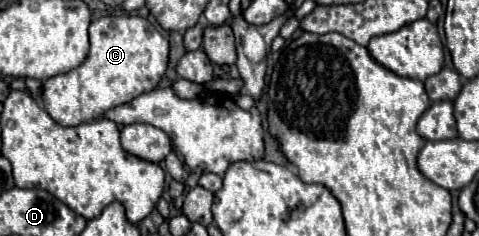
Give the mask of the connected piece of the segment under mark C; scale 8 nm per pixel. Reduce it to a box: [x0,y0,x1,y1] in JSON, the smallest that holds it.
[44,16,168,126]

